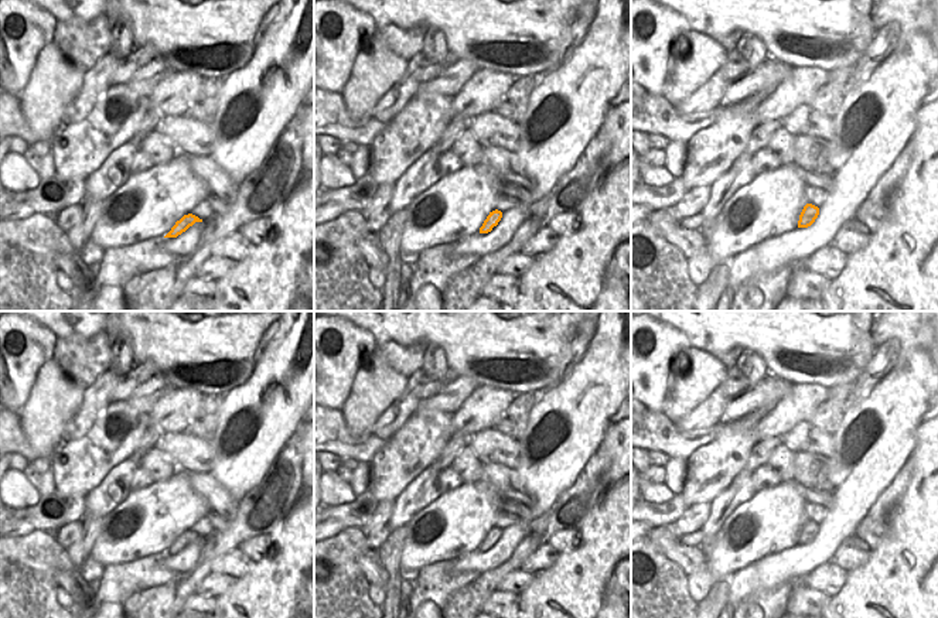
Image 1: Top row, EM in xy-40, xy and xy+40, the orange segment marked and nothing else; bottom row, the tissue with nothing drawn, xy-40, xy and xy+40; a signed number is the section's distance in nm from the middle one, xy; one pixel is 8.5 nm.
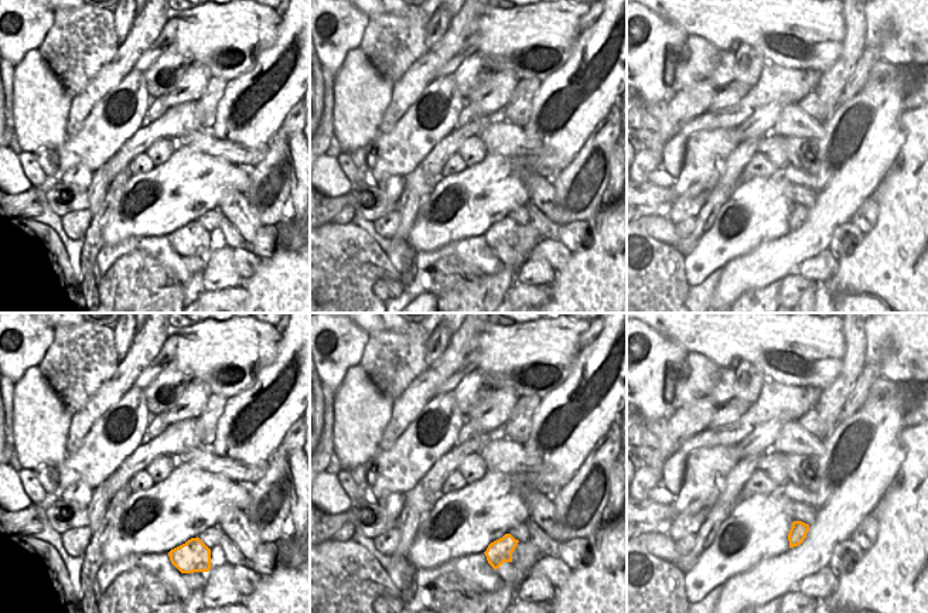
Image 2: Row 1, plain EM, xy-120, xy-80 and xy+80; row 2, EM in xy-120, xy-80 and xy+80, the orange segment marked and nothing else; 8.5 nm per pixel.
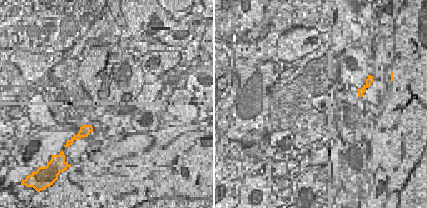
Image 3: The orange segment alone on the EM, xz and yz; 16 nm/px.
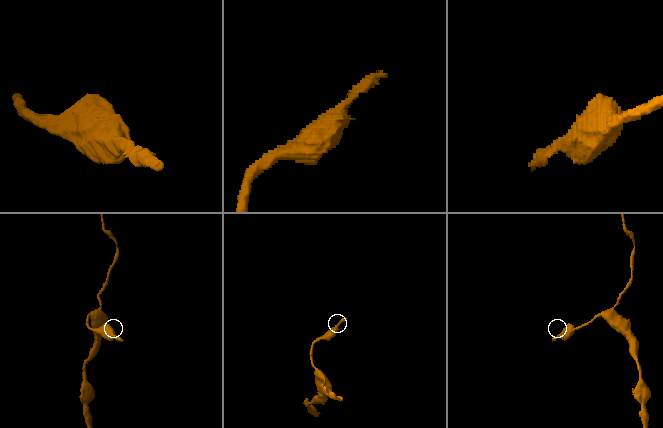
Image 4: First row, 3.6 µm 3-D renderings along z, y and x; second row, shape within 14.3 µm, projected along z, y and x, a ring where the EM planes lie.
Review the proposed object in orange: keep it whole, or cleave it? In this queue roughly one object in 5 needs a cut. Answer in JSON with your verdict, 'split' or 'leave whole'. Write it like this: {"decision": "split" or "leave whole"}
{"decision": "leave whole"}

